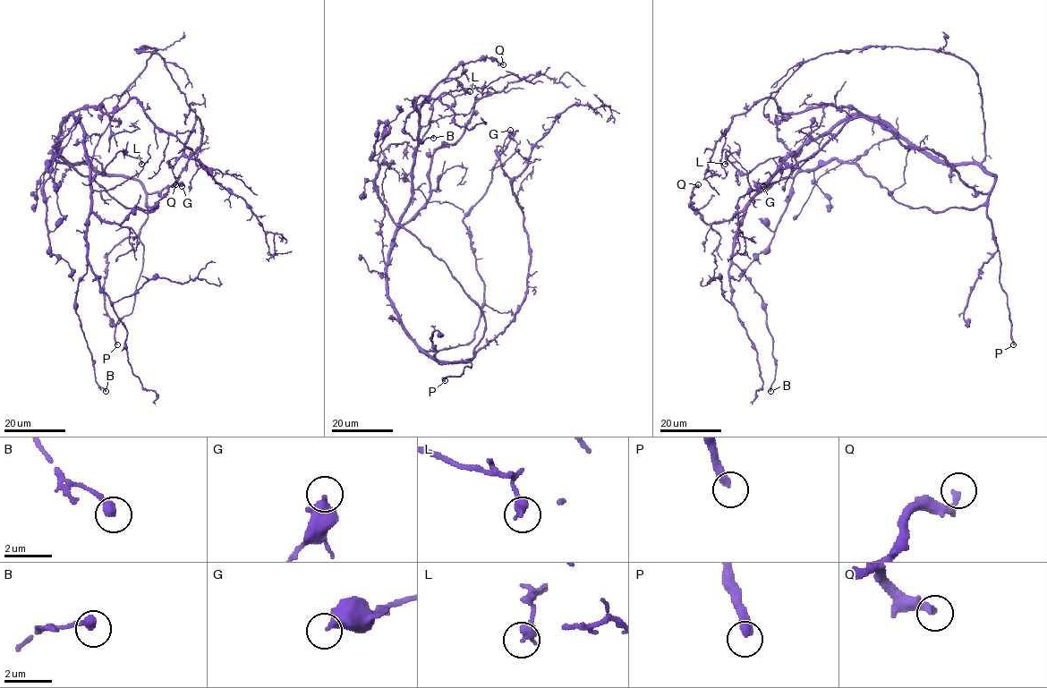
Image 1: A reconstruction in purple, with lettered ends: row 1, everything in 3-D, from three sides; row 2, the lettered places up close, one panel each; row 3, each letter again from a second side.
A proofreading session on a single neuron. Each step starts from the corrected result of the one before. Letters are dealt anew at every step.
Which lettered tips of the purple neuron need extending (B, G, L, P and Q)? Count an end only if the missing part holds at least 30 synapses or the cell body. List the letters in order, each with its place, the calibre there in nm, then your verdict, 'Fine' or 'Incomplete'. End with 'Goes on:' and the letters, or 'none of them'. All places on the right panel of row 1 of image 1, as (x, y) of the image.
B: Place: (770, 391). Thickness 360 nm. Fine
G: Place: (763, 186). Thickness 480 nm. Fine
L: Place: (725, 164). Thickness 400 nm. Fine
P: Place: (1013, 344). Thickness 360 nm. Incomplete
Q: Place: (698, 184). Thickness 280 nm. Fine
Goes on: P

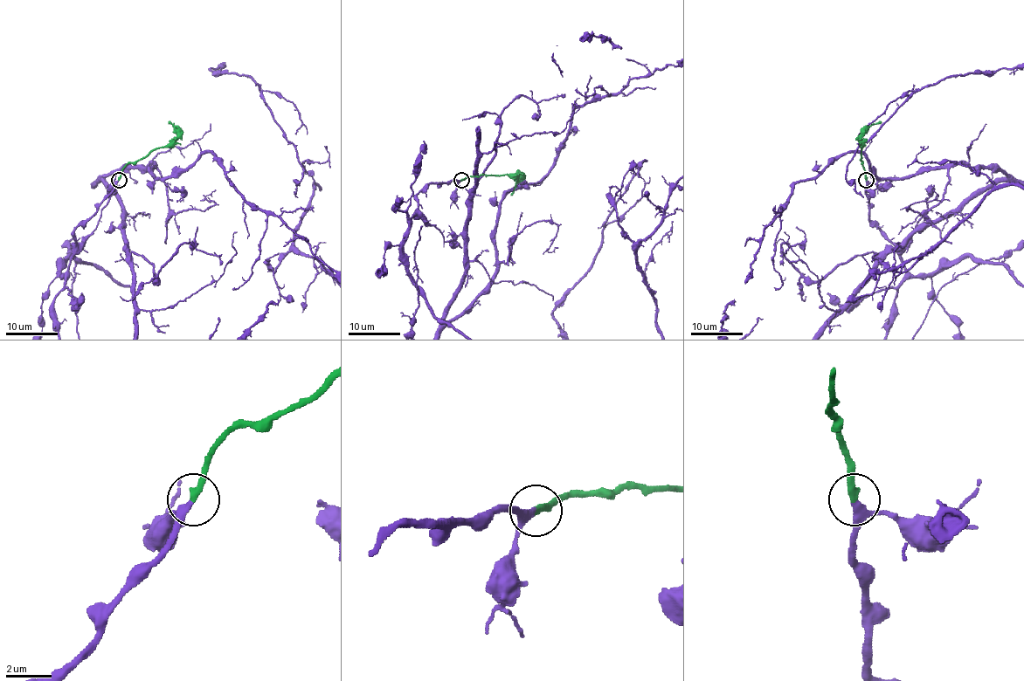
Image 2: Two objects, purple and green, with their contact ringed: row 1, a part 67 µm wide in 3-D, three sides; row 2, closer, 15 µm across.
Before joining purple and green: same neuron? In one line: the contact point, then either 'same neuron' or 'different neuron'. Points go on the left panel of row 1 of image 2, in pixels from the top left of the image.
(119, 180) | same neuron

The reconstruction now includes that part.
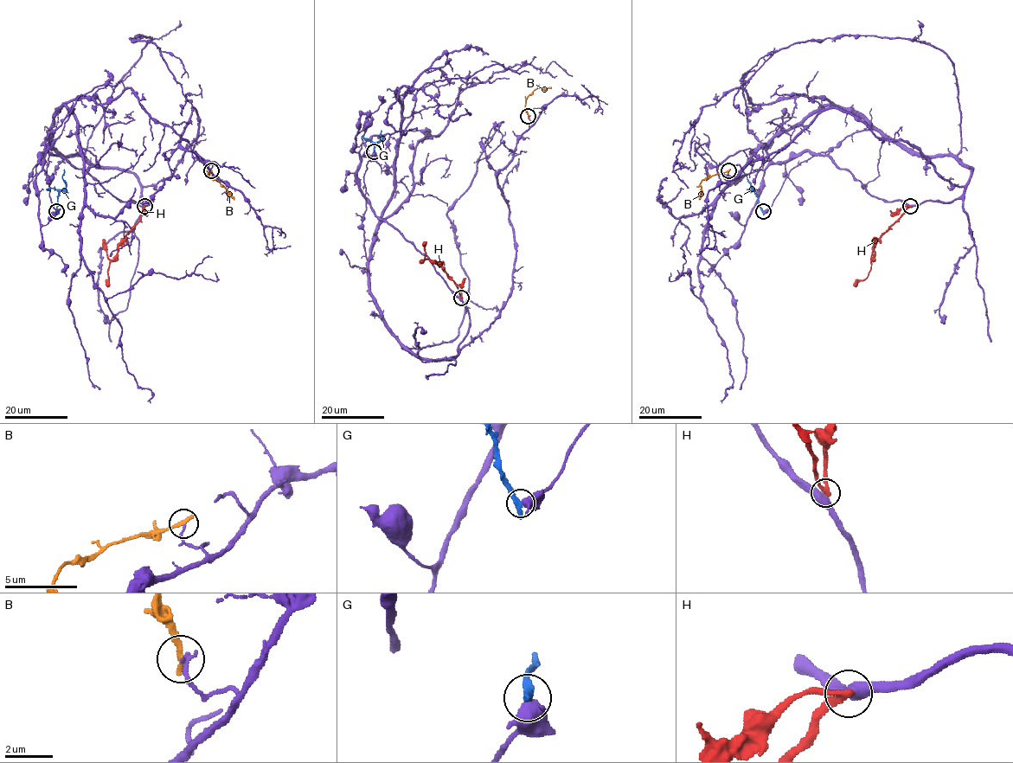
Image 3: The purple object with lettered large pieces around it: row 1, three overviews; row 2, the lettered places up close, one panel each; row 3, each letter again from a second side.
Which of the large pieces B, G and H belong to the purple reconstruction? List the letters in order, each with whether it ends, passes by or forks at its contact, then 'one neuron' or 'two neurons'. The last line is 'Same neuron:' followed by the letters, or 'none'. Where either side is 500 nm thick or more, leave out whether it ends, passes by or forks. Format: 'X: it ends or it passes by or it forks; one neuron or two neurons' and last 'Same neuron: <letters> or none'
B: it ends; two neurons
G: it ends; two neurons
H: it passes by; two neurons
Same neuron: none

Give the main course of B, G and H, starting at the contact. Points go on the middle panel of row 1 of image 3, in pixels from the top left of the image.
B: (528, 117), (525, 99), (537, 88), (551, 87)
G: (374, 151), (376, 143), (383, 138), (379, 134), (381, 131)
H: (461, 298), (457, 285), (435, 262), (425, 258), (426, 241)

